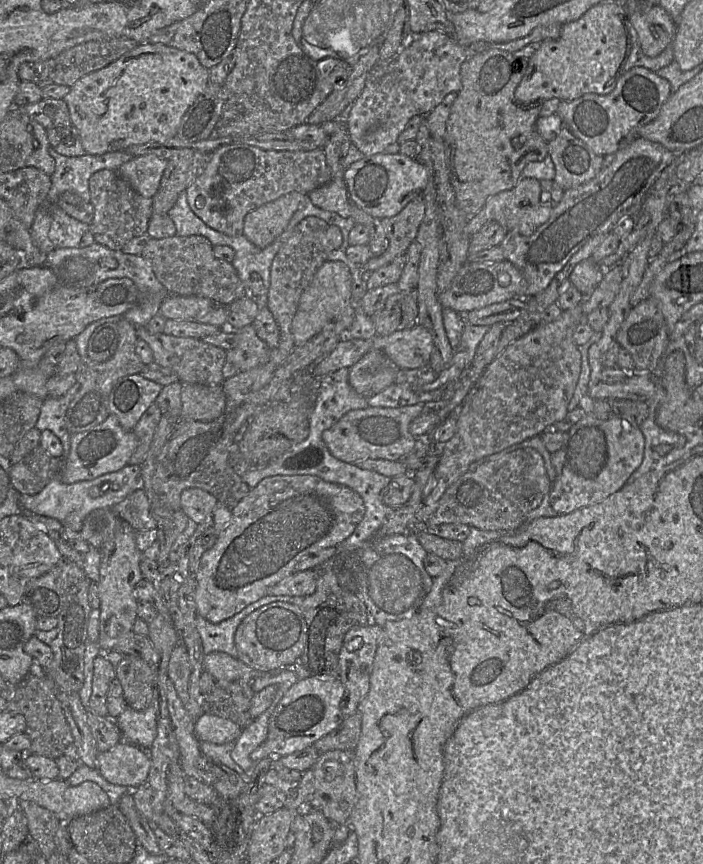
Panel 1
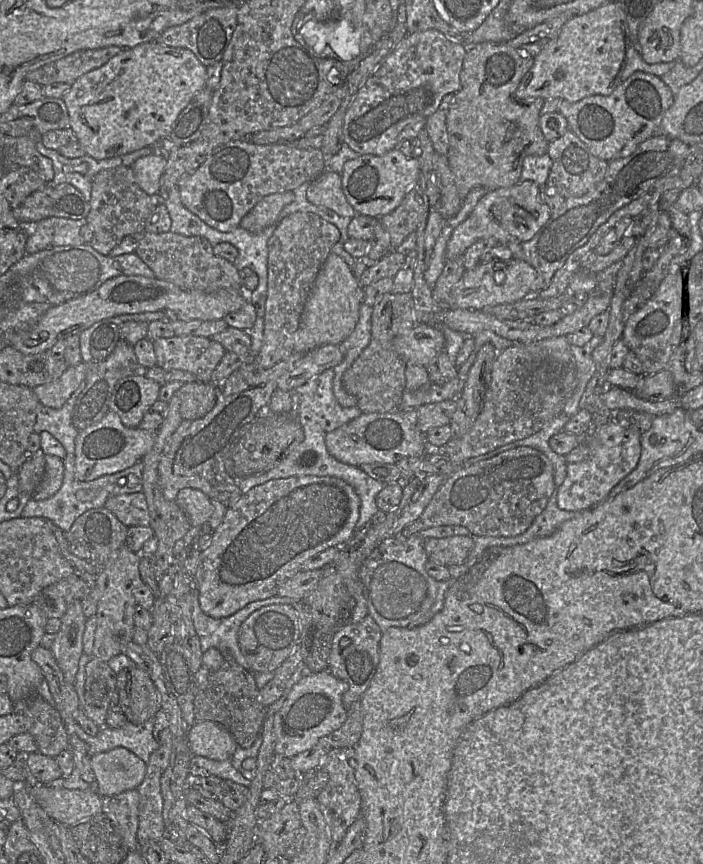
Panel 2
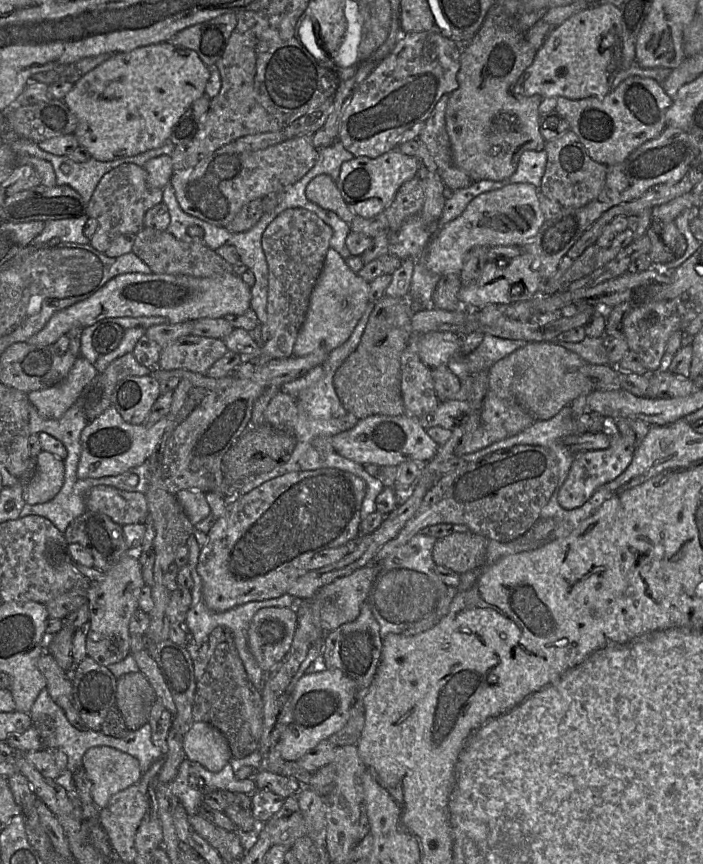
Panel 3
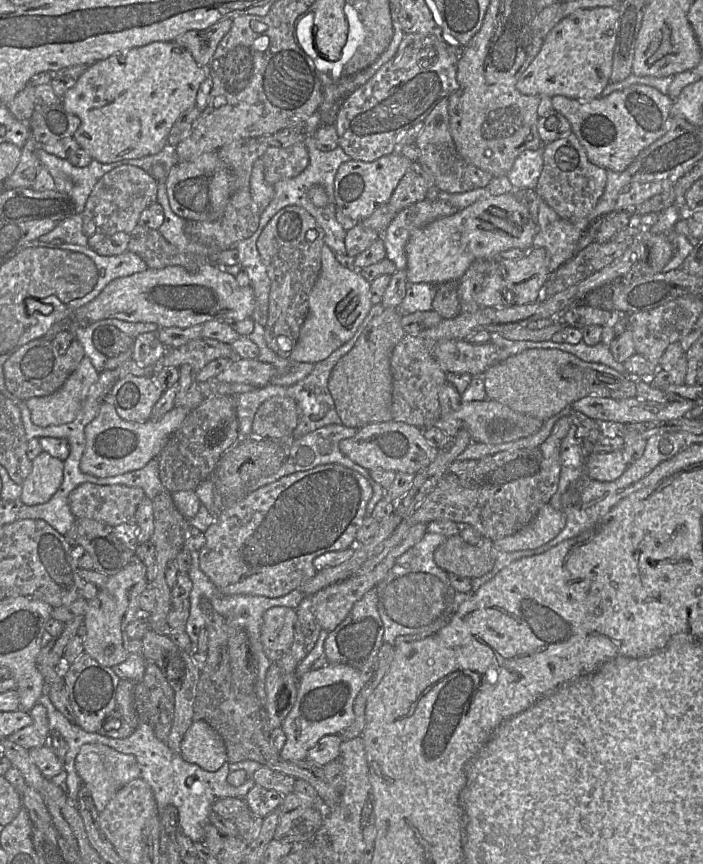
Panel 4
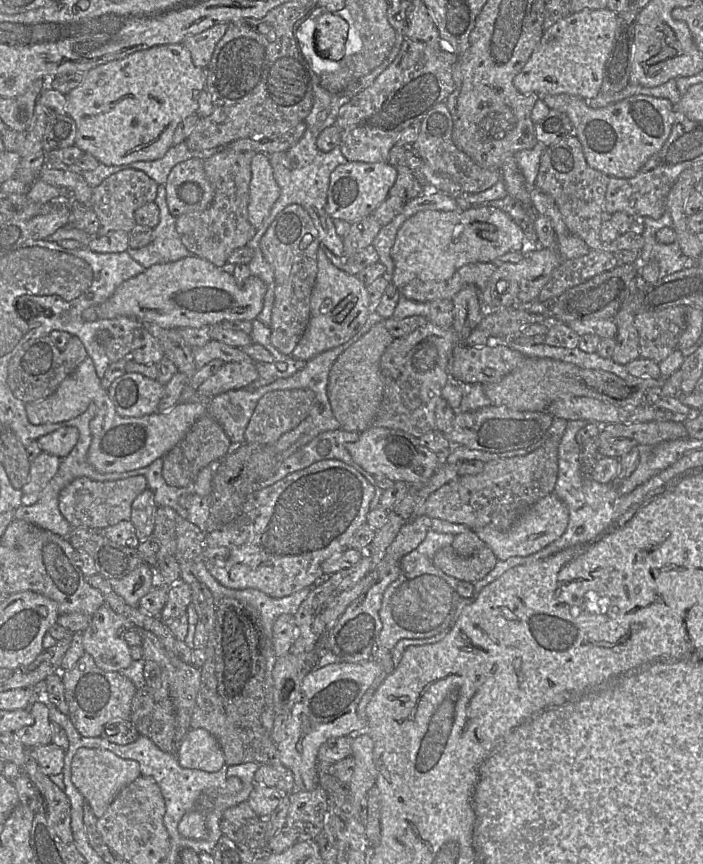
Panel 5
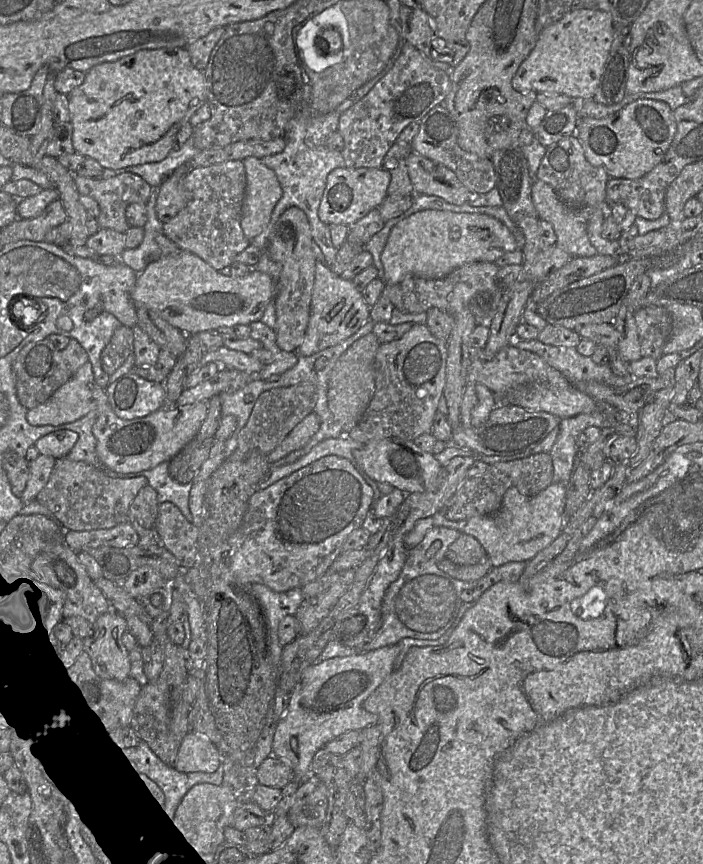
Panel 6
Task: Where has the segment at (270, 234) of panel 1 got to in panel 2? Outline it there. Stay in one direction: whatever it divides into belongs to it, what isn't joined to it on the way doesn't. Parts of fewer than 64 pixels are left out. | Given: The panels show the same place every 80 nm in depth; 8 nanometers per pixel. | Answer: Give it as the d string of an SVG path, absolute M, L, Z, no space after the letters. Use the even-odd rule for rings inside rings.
M292 191L264 197L241 219L239 227L251 233L262 232L277 223L280 212L294 200L294 197Z

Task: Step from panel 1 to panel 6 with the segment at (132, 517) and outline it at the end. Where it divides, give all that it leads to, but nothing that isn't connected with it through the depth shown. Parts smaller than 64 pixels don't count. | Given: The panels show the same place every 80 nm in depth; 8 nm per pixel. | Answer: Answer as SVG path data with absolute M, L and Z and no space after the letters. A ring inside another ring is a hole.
M62 457L56 459L50 478L36 500L52 512L64 530L111 529L121 522L129 522L129 507L145 485L145 477L113 478L90 464Z

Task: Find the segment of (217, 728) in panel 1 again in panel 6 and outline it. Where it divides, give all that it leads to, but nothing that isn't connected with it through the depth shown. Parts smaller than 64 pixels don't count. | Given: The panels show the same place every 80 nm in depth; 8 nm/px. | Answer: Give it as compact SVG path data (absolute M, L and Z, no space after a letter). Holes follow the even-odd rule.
M189 732L180 745L174 767L182 773L213 773L221 764L219 749L203 734Z

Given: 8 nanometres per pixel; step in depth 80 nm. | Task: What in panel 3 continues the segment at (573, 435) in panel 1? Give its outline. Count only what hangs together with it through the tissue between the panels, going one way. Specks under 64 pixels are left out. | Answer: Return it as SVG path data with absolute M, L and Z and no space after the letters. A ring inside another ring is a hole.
M613 427L606 428L610 434L610 446L603 450L581 451L574 454L566 480L561 486L557 500L559 505L572 510L582 506L593 493L603 484L606 484L622 474L631 463L635 448L627 444Z

